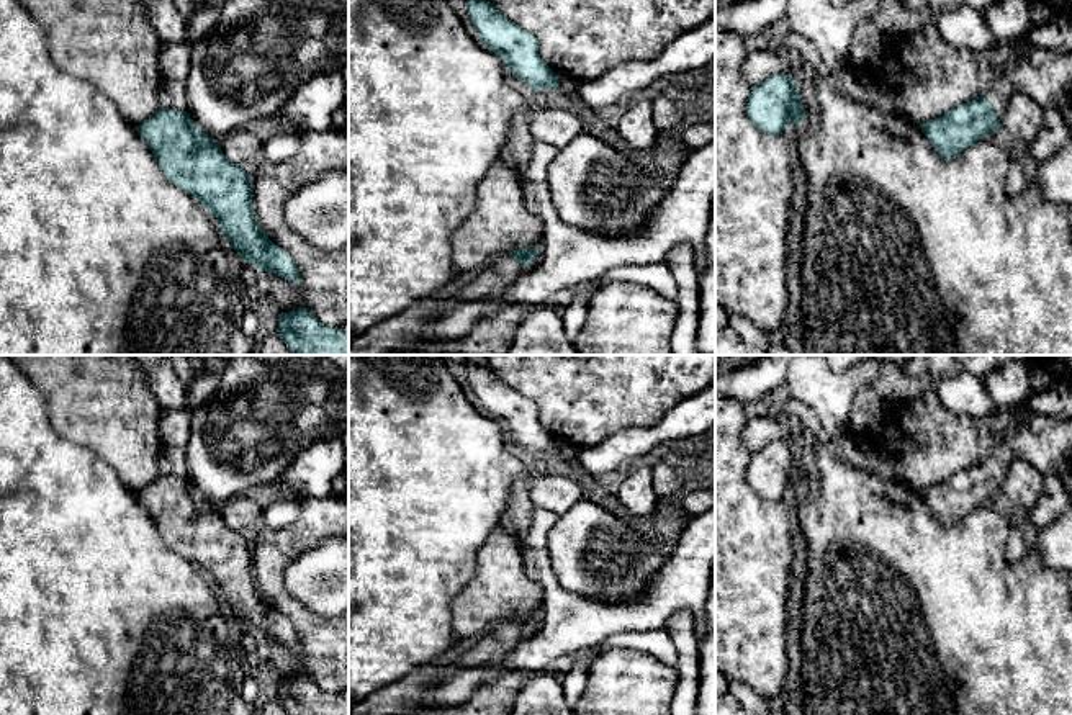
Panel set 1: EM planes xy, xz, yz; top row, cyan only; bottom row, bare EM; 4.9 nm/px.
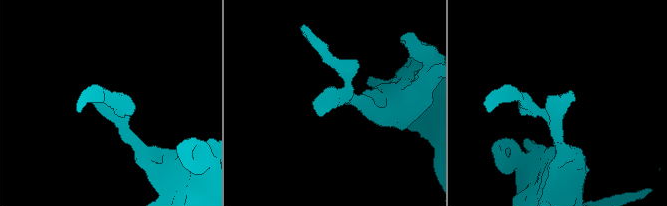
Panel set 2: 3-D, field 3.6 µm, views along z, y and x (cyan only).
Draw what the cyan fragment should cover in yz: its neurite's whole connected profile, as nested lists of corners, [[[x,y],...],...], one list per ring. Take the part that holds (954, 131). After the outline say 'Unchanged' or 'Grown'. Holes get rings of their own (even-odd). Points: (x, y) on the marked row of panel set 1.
[[[1029,47],[1016,62],[1005,67],[980,97],[920,128],[935,151],[944,160],[953,160],[989,133],[1000,129],[998,118],[1013,93],[1026,93],[1043,108],[1062,111],[1070,105],[1069,87],[1072,87],[1072,51]]]. Grown

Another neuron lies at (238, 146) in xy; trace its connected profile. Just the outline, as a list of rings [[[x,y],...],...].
[[[231,131],[218,142],[226,159],[237,165],[242,165],[263,152],[262,141],[255,134],[245,131]]]

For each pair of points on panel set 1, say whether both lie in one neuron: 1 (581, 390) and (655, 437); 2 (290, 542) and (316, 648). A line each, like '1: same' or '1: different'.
1: different
2: same

